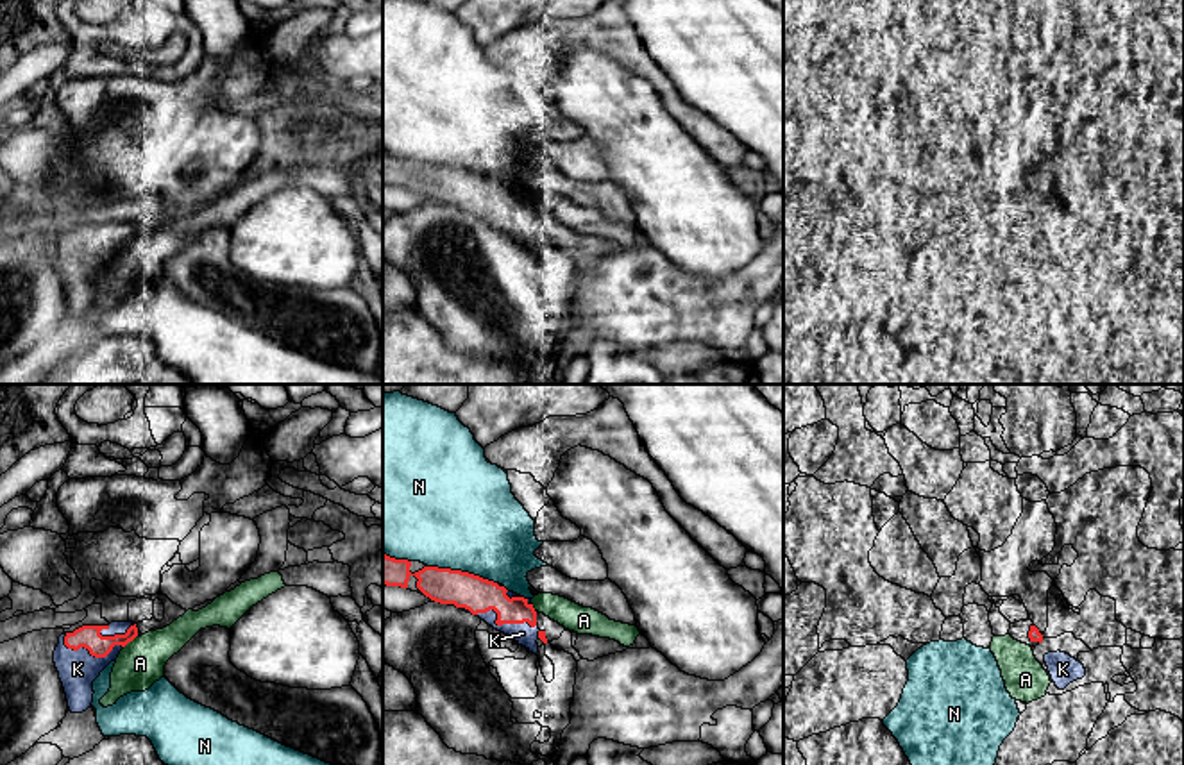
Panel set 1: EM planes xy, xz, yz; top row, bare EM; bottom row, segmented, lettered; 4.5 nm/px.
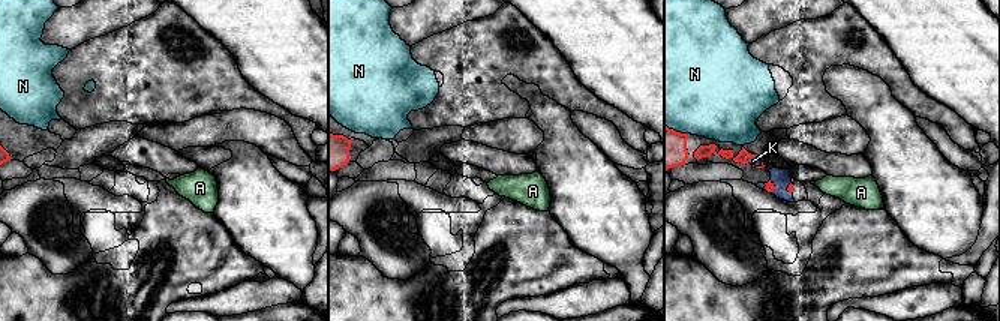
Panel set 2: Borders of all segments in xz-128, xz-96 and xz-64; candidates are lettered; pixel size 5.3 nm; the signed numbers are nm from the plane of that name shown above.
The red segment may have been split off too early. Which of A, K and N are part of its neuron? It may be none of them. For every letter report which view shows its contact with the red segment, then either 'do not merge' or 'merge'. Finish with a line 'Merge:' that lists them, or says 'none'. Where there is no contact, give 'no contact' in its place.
A: xy | do not merge
K: xy | merge
N: xz | do not merge
Merge: K

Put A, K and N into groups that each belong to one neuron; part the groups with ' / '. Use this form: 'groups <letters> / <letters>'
groups A / K / N

